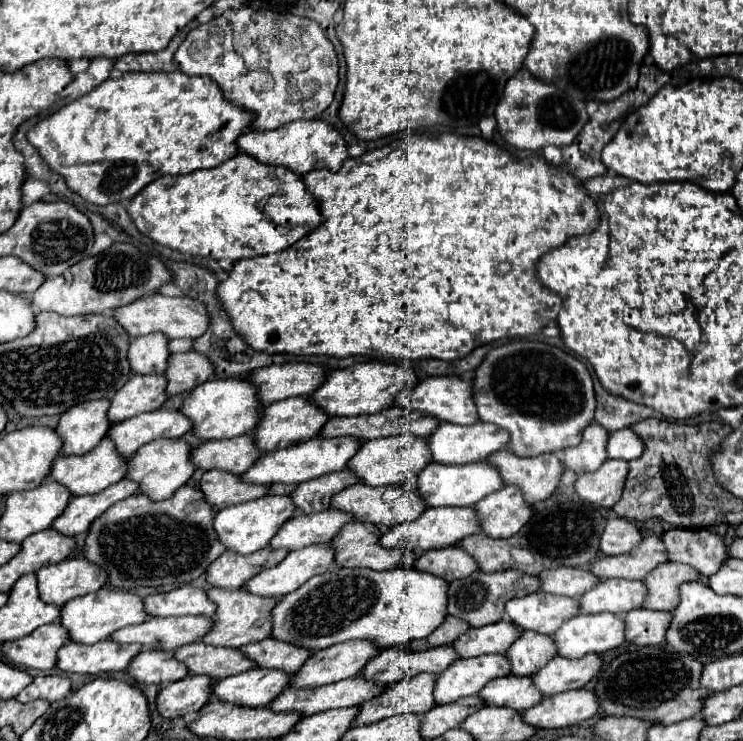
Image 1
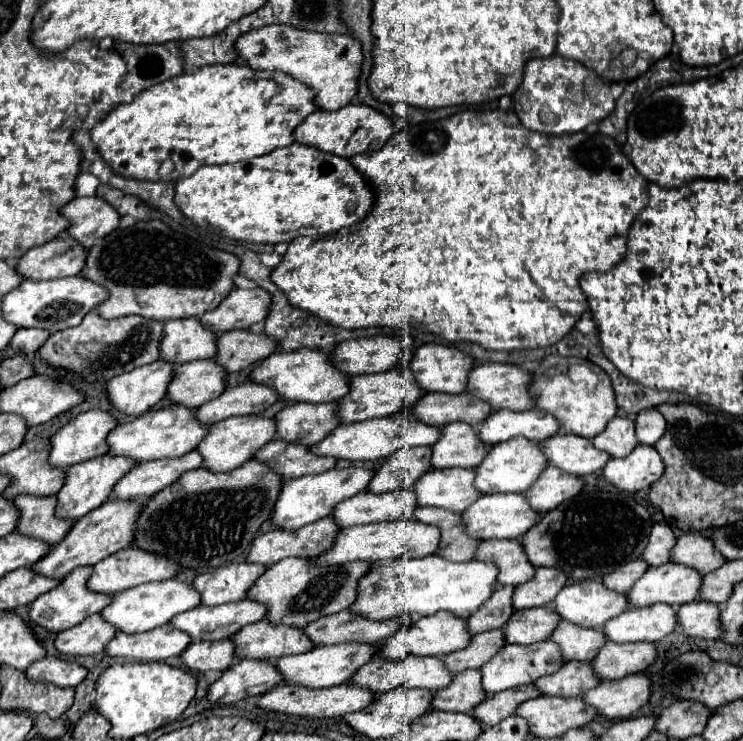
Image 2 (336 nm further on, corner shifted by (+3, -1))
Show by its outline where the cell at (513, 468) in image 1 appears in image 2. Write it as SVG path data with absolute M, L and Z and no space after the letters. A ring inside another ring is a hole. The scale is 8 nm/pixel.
M557 433L551 439L541 441L541 445L549 465L555 465L573 475L595 473L603 469L611 459L611 455L607 455L605 451L595 449L587 437L571 433Z

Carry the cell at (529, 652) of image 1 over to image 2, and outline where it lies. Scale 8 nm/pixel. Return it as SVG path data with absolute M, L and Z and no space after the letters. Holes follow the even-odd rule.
M561 621L555 633L551 635L551 641L559 643L565 661L591 661L597 657L599 649L607 643L607 637L603 631L579 627L577 623Z

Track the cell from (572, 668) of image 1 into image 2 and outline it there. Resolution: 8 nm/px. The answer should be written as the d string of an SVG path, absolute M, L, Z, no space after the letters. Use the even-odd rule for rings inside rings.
M609 641L593 659L595 673L603 679L621 679L631 673L641 673L655 663L657 647L653 643L613 643Z

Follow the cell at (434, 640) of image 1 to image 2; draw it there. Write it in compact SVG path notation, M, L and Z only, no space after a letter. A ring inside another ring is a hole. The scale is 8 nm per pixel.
M505 585L499 587L493 597L479 609L475 615L469 617L469 631L473 635L491 631L491 629L501 629L513 615L513 591L515 587Z

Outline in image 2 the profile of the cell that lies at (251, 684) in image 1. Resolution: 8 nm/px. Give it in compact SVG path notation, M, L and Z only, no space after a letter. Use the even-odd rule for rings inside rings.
M339 643L339 645L331 645L331 647L315 647L313 651L301 653L301 655L287 655L275 661L275 665L279 667L279 671L285 677L285 683L293 683L293 685L305 685L305 687L333 687L333 685L341 685L347 683L375 653L377 653L377 645L371 643Z

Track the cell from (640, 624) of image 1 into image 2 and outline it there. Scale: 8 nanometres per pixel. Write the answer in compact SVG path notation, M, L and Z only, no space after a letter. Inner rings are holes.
M691 601L677 611L679 627L689 637L703 637L703 639L719 639L723 635L721 623L721 609L715 603L707 601Z

